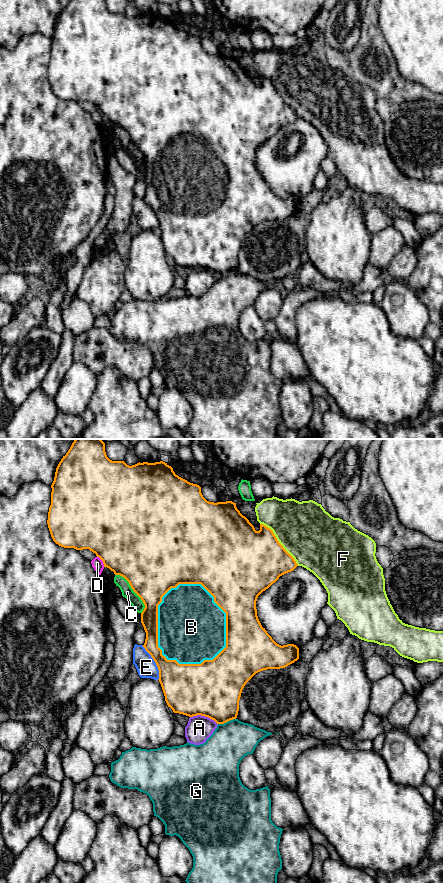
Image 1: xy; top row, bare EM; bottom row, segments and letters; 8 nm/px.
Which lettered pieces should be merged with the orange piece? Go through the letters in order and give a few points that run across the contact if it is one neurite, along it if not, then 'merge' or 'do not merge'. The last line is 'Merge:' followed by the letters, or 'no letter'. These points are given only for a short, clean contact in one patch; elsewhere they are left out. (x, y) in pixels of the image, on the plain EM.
A: do not merge
B: do not merge
C: do not merge
D: xy (97, 108), (104, 118) | do not merge
E: do not merge
F: do not merge
G: do not merge
Merge: no letter

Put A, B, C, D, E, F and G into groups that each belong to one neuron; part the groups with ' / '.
A / B / C / D / E / F / G

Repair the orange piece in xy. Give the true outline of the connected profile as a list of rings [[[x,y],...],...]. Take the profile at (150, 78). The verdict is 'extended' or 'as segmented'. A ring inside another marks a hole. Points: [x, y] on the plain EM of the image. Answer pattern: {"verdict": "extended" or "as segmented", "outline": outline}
{"verdict": "as segmented", "outline": [[[70,0],[59,14],[54,33],[51,37],[51,57],[48,64],[48,80],[53,93],[64,100],[76,102],[89,101],[99,109],[104,119],[109,120],[115,127],[124,129],[130,136],[133,143],[141,150],[145,160],[141,165],[141,175],[146,184],[146,191],[143,199],[151,207],[159,222],[159,234],[161,236],[165,253],[174,265],[183,266],[189,269],[201,267],[214,272],[217,276],[224,276],[236,271],[239,263],[239,252],[246,235],[258,224],[267,221],[280,221],[294,215],[299,211],[299,200],[294,196],[279,197],[262,179],[256,161],[258,148],[275,135],[280,128],[293,123],[298,117],[294,110],[279,95],[273,83],[263,76],[260,82],[256,83],[249,72],[243,68],[232,53],[209,54],[202,45],[201,39],[179,29],[173,20],[167,15],[160,13],[155,15],[137,15],[129,18],[124,13],[112,13],[105,4],[105,0]],[[179,136],[201,136],[213,149],[214,154],[226,165],[226,199],[213,211],[204,212],[201,216],[179,216],[176,212],[167,212],[158,199],[158,157],[162,149]]]}

